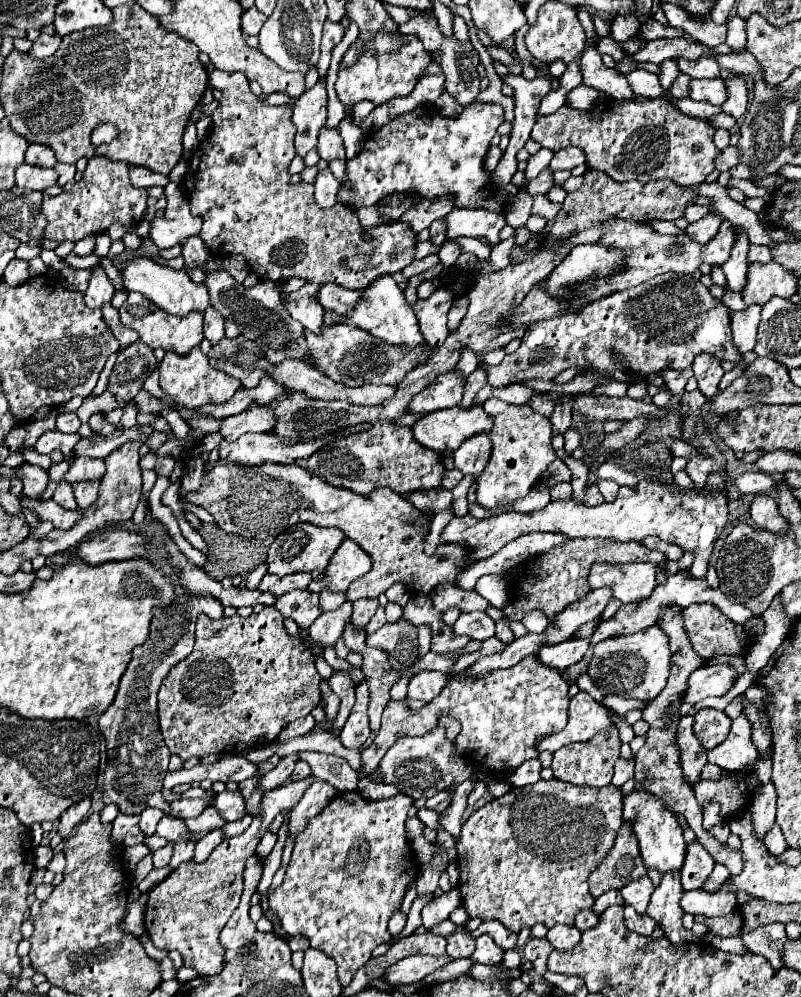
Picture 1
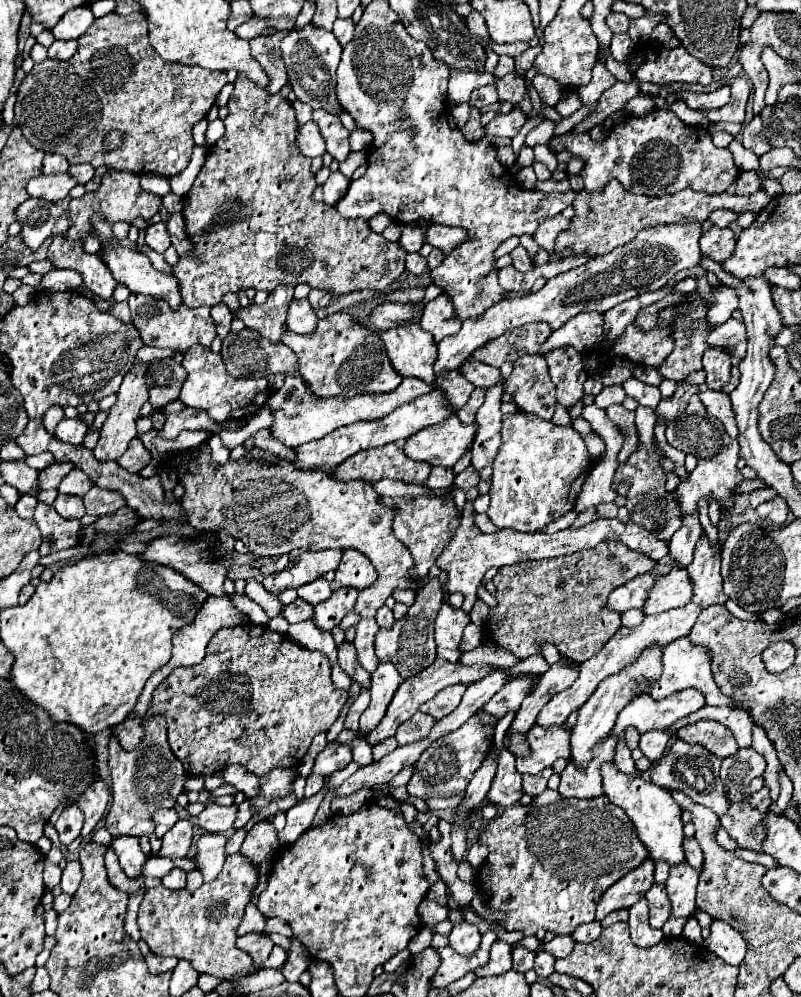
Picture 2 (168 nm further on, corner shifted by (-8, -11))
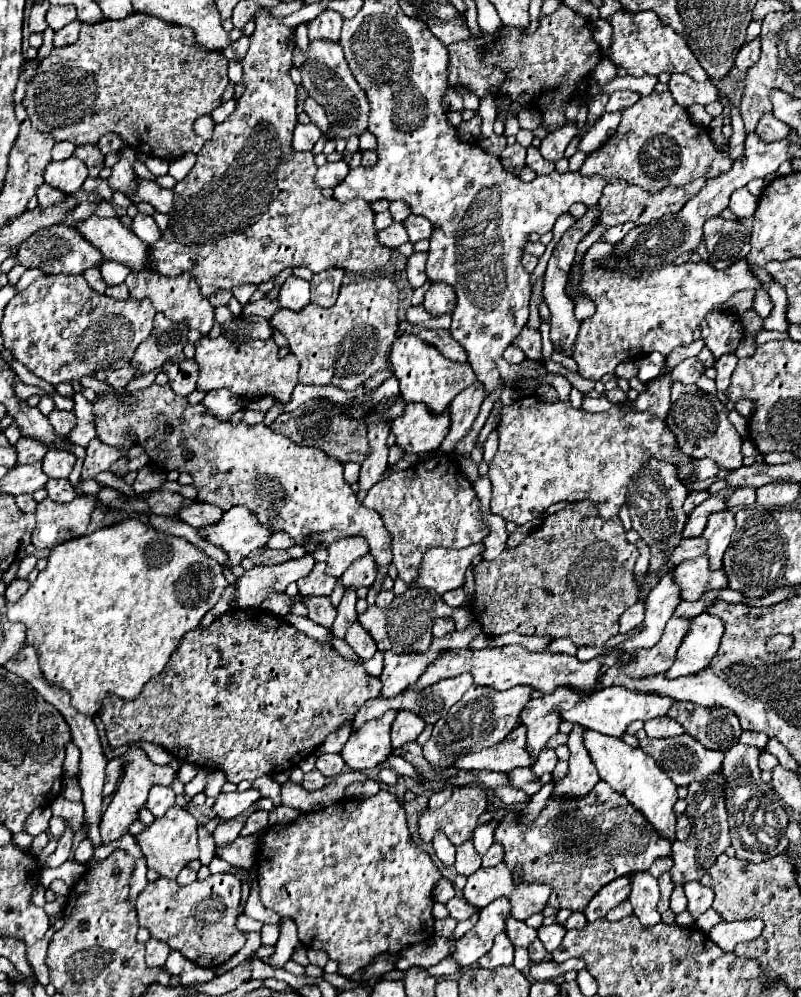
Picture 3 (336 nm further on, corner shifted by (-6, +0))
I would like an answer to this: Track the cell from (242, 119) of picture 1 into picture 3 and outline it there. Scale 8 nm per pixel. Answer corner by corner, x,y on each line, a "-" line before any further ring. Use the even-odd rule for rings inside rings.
260,10
254,20
250,48
242,60
242,84
246,90
236,100
234,112
222,124
216,124
212,138
198,152
198,160
190,174
174,186
174,208
170,212
168,230
150,246
152,264
160,274
190,274
206,298
218,290
232,290
240,284
268,282
276,278
282,268
306,266
314,274
330,268
374,272
392,258
392,250
378,244
378,230
370,204
364,200
342,204
334,198
324,198
314,184
314,154
294,152
292,132
298,124
296,84
288,76
294,46
288,38
294,34
294,28
282,26
280,20
272,18
266,10

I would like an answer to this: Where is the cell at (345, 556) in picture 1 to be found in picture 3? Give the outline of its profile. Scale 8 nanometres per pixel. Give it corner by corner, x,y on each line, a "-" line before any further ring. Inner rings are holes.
352,536
352,538
342,538
338,542
332,542
328,546
328,568
326,574
340,578
342,572
358,558
366,556
370,552
370,546
362,536

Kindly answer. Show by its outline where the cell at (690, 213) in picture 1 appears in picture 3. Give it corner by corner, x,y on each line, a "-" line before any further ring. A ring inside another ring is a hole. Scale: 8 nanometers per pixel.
740,188
738,192
734,192
734,194
730,196
728,208
742,220
742,218
750,218
750,216
754,214
756,204
758,204
756,196
752,196
746,188

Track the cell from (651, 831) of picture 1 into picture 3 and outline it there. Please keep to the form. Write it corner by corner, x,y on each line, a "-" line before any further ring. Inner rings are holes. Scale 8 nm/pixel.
588,730
584,734
584,744
588,754
592,756
592,762
598,768
600,780
608,782
614,790
624,794
628,802
644,814
644,818
652,824
656,832
660,832
662,838
668,838
670,842
676,840
676,814
674,814
674,804
678,800
676,786
668,778
668,774
656,764
656,760
648,754
644,754
640,748
628,746
620,738
604,736
600,732

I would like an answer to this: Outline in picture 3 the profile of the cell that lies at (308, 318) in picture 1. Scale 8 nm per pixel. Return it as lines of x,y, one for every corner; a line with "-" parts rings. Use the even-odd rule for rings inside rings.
290,276
284,286
280,288
278,302
282,308
300,312
310,304
310,284
306,280
300,280
296,276

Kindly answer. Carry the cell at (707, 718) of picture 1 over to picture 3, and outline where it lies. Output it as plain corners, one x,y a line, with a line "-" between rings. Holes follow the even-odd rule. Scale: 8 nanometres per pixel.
676,702
668,716
710,750
726,752
738,742
742,732
738,716
726,708
702,708
690,702

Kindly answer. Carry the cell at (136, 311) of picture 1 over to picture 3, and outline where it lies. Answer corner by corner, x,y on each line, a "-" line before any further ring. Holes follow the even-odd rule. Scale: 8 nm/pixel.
130,272
124,280
130,290
130,298
134,300
150,300
154,310
162,312
170,320
182,320
188,328
194,328
202,334
208,334
214,324
214,308
210,306
208,298
200,294
198,284
188,274
180,274
178,278
162,276
156,272

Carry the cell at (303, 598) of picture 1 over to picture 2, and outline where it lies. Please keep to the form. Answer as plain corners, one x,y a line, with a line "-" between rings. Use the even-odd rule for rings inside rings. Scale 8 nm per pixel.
344,587
344,589
334,591
328,601
318,603
314,607
316,627
320,627
324,631
332,631
332,627
338,625
342,621
342,617
354,609
358,593
360,593
360,589
356,589
356,587

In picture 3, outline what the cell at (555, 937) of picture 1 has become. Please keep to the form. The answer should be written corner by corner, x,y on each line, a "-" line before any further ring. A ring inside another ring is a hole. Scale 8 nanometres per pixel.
550,924
550,926
538,928
538,940
546,946
548,952
552,952
552,950
556,950
560,946
564,934
566,934
566,928
560,926
560,924

